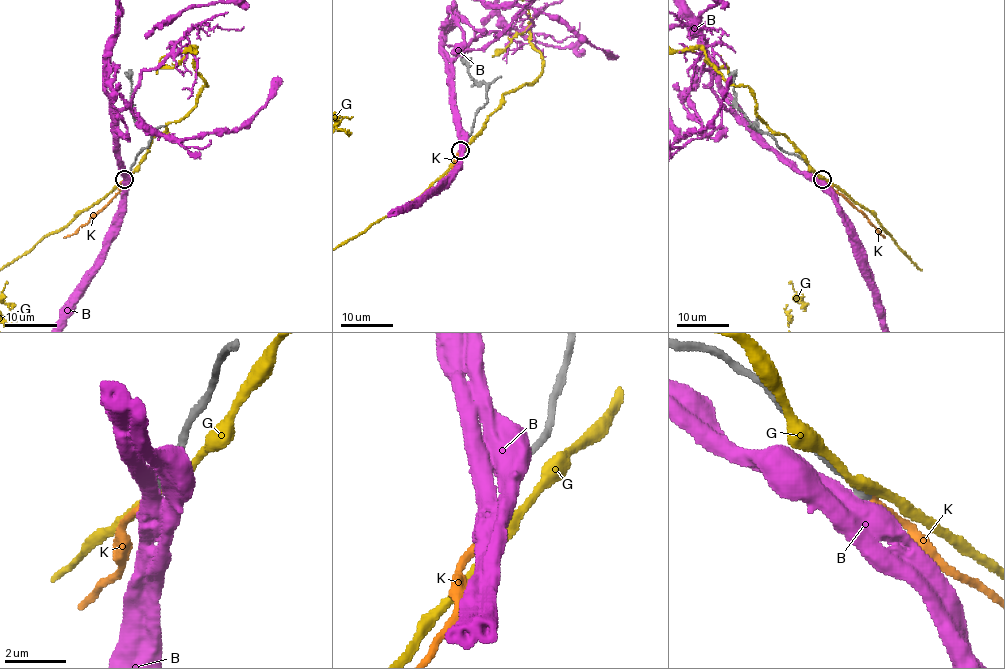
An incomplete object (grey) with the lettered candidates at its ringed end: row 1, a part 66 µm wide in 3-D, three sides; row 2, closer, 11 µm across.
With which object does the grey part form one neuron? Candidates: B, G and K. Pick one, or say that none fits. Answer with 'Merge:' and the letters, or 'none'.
Merge: K

